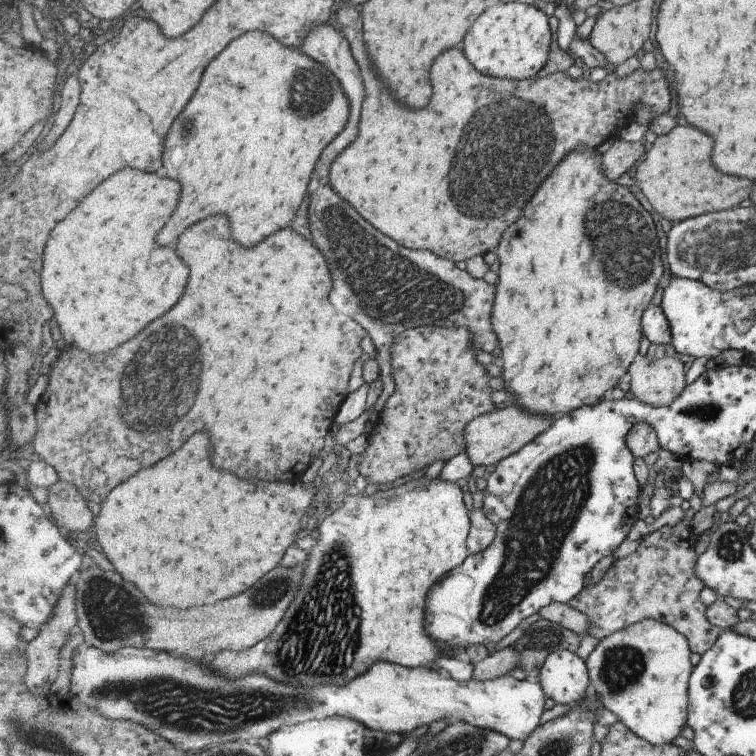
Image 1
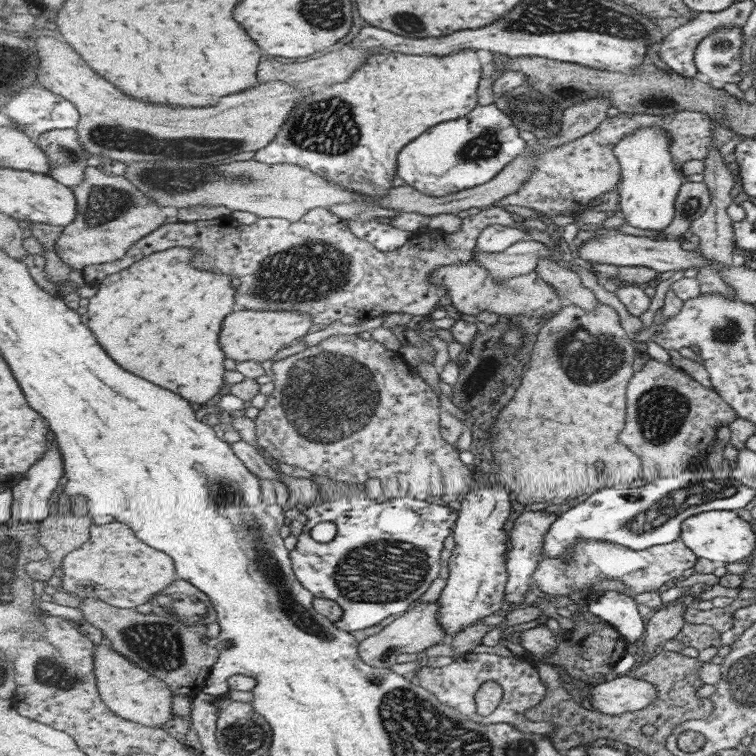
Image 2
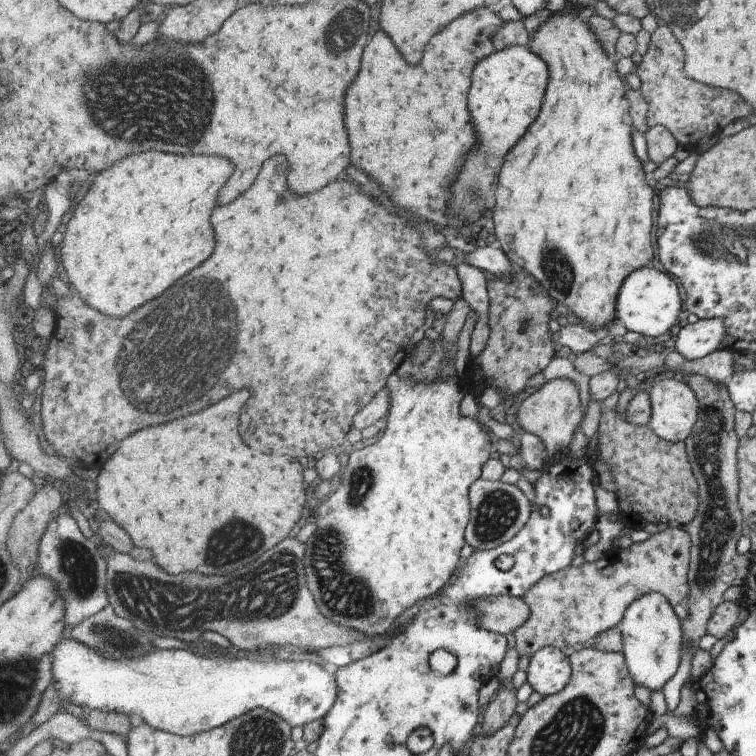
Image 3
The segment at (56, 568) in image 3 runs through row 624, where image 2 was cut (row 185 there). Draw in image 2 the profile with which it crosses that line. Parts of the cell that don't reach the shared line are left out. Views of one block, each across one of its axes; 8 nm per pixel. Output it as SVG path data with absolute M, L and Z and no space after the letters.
M60 128L49 130L35 136L35 145L49 156L49 176L69 188L79 186L85 178L86 161L83 146L79 145L79 132L77 129Z

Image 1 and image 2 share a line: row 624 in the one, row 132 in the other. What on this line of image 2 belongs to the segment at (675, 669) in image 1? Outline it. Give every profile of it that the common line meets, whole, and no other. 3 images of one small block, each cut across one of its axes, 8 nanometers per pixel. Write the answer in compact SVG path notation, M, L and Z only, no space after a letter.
M639 127L635 134L627 135L615 148L622 165L621 215L635 228L663 232L674 222L678 196L685 182L675 164L671 145L672 138L663 127Z

